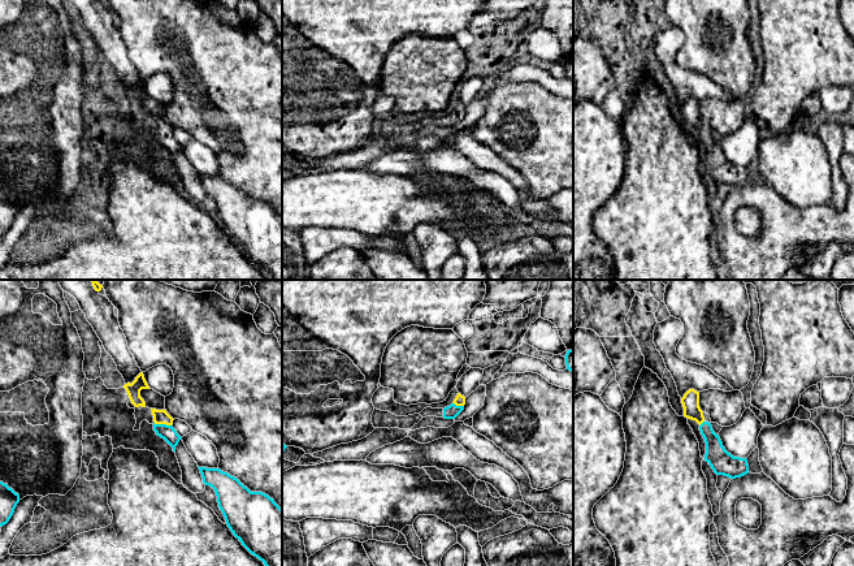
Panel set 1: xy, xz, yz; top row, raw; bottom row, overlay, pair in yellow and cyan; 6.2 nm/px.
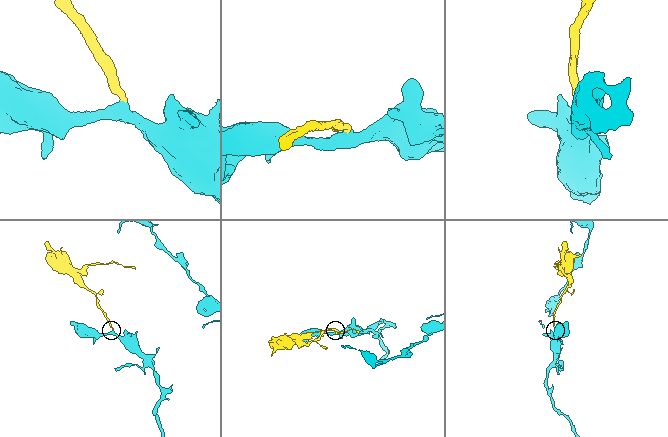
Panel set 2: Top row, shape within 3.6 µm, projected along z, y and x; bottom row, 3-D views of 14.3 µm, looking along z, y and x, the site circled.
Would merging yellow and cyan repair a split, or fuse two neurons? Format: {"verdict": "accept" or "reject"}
{"verdict": "accept"}

